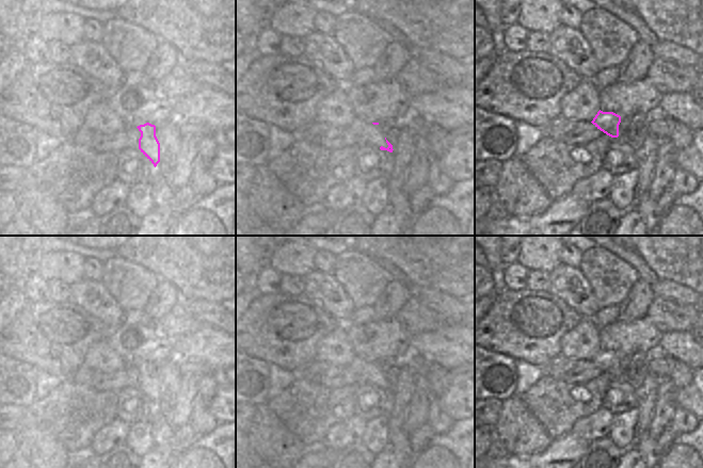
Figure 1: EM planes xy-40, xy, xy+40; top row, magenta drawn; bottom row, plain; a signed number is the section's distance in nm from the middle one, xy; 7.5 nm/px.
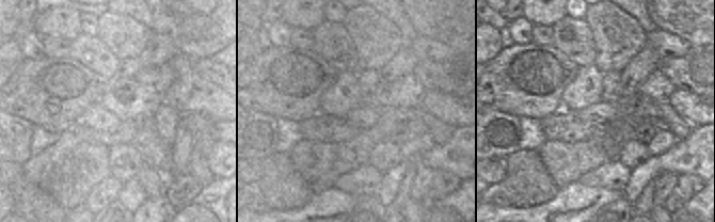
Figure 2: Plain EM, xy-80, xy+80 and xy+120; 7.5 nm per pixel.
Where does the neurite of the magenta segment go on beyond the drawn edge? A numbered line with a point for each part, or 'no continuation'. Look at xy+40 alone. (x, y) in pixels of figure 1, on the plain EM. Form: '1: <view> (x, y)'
no continuation

